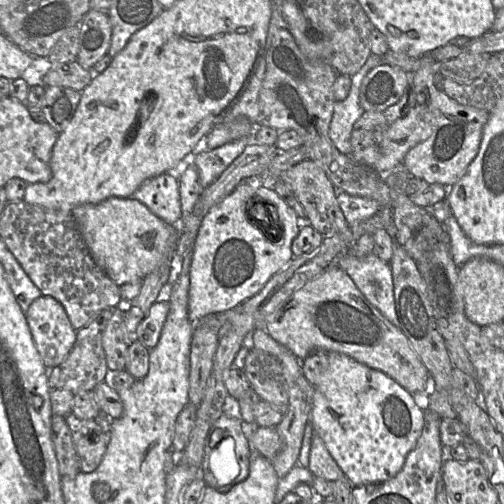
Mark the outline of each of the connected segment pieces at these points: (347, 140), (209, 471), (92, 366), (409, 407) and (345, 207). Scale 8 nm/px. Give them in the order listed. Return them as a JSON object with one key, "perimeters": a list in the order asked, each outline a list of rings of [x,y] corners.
{"perimeters":[[[[370,54],[364,65],[351,76],[348,96],[342,101],[335,101],[334,111],[329,126],[329,137],[336,148],[343,154],[352,153],[351,132],[354,123],[364,113],[359,101],[360,86],[365,75],[374,67],[383,63],[383,56]]],[[[241,432],[239,439],[241,467],[236,458],[235,440],[230,436],[222,439],[206,459],[203,459],[202,478],[208,486],[227,492],[248,477],[252,446],[244,432]]],[[[111,310],[99,312],[87,325],[76,332],[73,348],[58,366],[48,370],[47,383],[52,415],[65,417],[72,412],[72,402],[75,395],[89,391],[105,380],[107,364],[102,346],[102,335],[111,317]]],[[[327,352],[328,364],[324,372],[319,377],[319,382],[314,385],[312,408],[310,413],[310,423],[316,433],[324,442],[328,452],[339,466],[344,476],[352,486],[362,486],[365,484],[382,483],[392,479],[403,467],[406,456],[414,448],[423,429],[423,410],[414,402],[413,395],[403,389],[393,379],[382,372],[369,368],[352,358],[335,352]]],[[[343,191],[337,192],[337,201],[354,234],[354,241],[363,235],[362,223],[381,209],[381,205],[375,200],[352,196]]]]}

